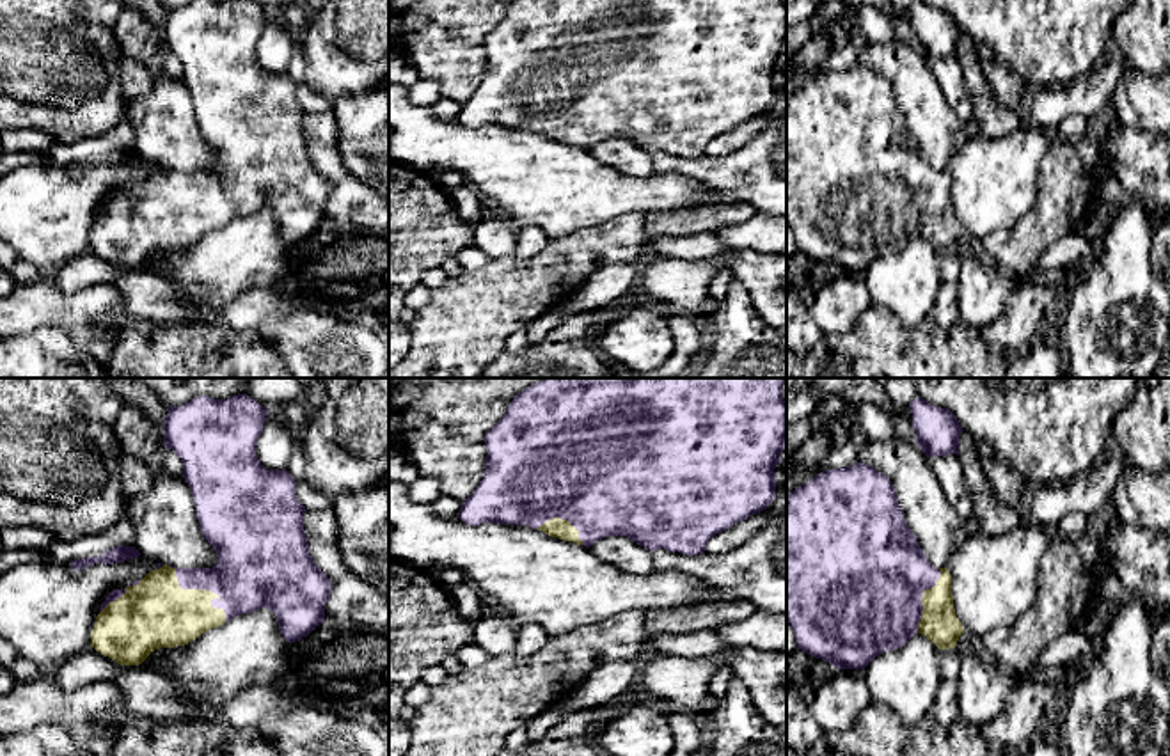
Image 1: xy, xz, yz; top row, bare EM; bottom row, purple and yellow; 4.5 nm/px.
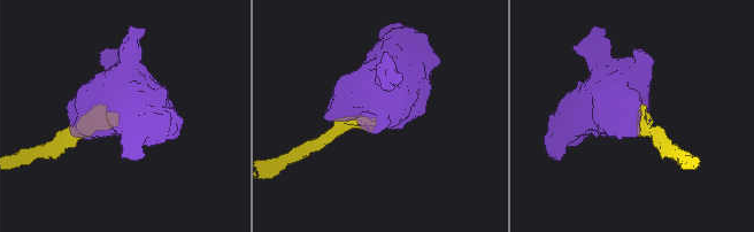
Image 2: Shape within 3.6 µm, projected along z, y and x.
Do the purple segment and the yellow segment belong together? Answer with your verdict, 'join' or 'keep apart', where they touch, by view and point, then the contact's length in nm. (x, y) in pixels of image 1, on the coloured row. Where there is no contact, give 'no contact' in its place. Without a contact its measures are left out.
join | xy (196, 588) | 400 nm

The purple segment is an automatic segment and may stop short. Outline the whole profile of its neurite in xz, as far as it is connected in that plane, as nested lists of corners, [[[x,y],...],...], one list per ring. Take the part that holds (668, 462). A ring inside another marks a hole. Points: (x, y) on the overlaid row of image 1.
[[[543,378],[518,392],[504,417],[486,433],[486,469],[478,488],[462,502],[458,518],[469,525],[485,522],[529,525],[588,548],[597,539],[620,534],[650,552],[666,548],[685,555],[703,554],[710,538],[767,509],[776,499],[774,469],[787,449],[787,403],[781,398],[785,382],[787,378]]]

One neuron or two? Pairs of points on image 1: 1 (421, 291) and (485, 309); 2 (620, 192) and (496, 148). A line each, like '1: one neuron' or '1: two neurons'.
1: two neurons
2: one neuron

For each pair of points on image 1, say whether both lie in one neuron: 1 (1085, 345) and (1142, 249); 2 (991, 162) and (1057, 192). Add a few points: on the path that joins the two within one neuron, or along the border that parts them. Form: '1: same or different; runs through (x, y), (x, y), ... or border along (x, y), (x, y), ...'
1: same; runs through (1094, 322), (1098, 297), (1122, 272)
2: different; border along (1051, 144), (1039, 165), (1035, 201), (1018, 220)

